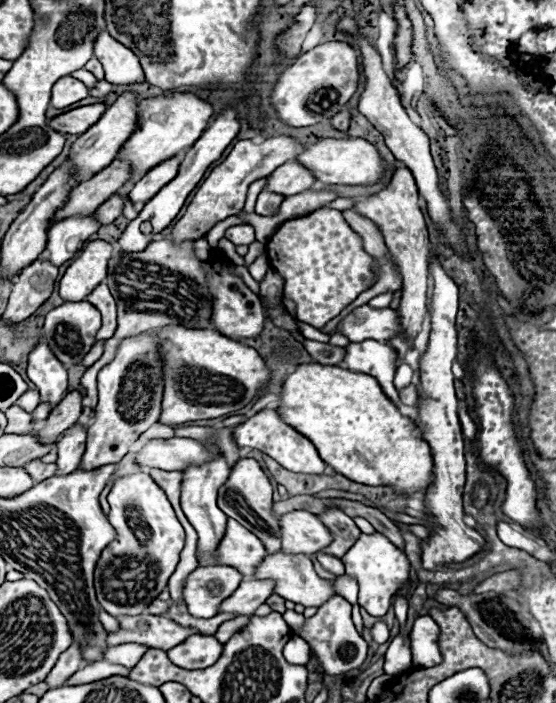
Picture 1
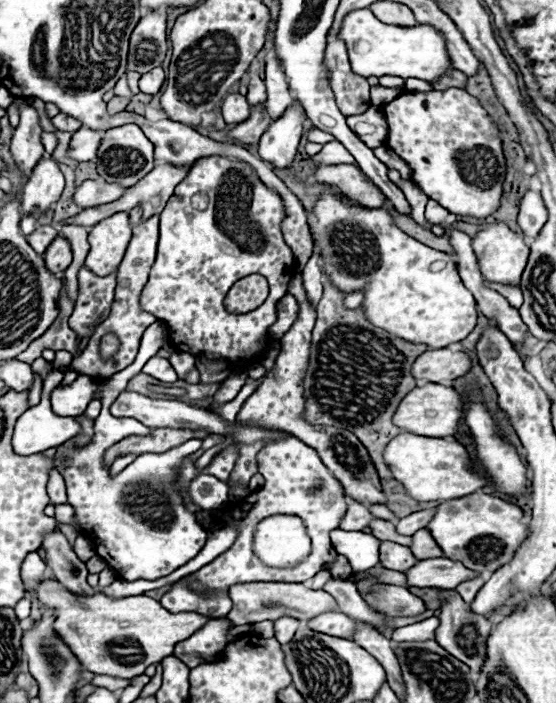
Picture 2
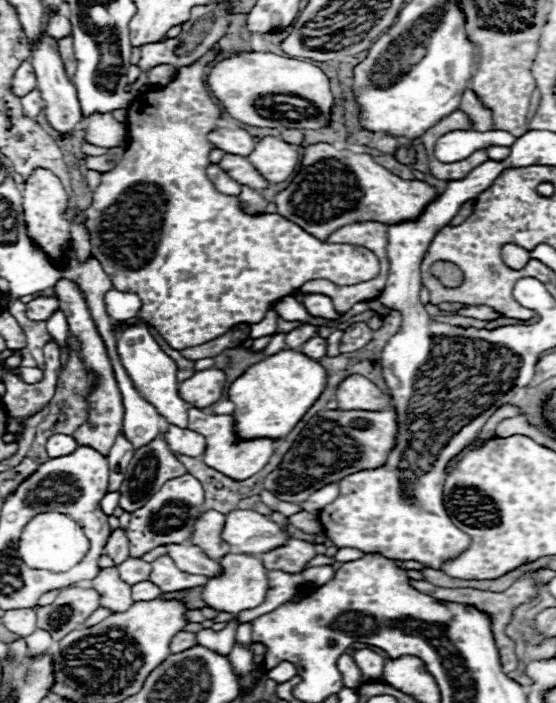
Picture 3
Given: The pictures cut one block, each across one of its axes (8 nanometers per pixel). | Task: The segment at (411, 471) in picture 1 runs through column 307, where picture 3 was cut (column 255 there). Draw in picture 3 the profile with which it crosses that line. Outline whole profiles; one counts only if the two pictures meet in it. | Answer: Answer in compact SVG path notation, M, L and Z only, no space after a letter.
M282 350L254 366L250 366L228 388L228 398L234 402L236 432L240 438L274 438L280 440L304 418L312 404L320 398L326 386L326 370L320 362L296 350Z

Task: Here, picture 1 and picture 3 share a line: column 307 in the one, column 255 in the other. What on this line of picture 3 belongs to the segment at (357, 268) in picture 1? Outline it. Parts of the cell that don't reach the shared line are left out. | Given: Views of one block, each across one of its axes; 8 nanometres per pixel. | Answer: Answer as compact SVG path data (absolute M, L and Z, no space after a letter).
M214 44L202 58L198 58L194 64L186 66L186 68L178 68L178 72L174 74L172 82L168 82L166 86L162 88L150 88L142 94L138 94L130 108L128 108L128 148L120 160L120 164L112 170L112 172L104 172L102 174L102 182L100 186L92 192L92 206L88 206L84 210L86 214L86 226L88 226L88 232L90 232L90 244L92 244L92 258L100 260L104 272L108 274L108 278L112 280L114 288L116 290L122 290L122 292L136 292L142 300L142 308L140 308L140 318L144 318L146 322L150 322L150 326L154 326L158 330L158 334L174 348L190 348L204 344L206 340L214 340L214 336L222 336L222 332L228 332L234 324L256 324L264 318L266 310L270 306L274 306L280 298L288 296L290 292L294 292L296 288L300 288L304 282L308 280L318 280L318 278L324 278L324 280L330 280L334 284L340 284L340 286L350 286L350 284L358 284L358 282L366 282L366 280L372 280L378 276L380 272L380 262L378 258L362 248L362 246L352 246L352 244L330 244L330 242L322 242L318 240L316 236L310 236L306 230L298 228L298 224L286 220L284 216L278 216L278 214L244 214L240 210L240 204L238 204L238 198L236 196L226 196L226 194L220 194L214 184L210 182L210 178L206 176L206 168L210 166L210 150L214 150L214 144L208 142L208 132L212 132L214 128L218 128L218 118L222 114L220 106L216 104L216 100L212 100L210 92L208 92L208 84L206 84L206 68L216 62L216 58L222 54L220 46Z

